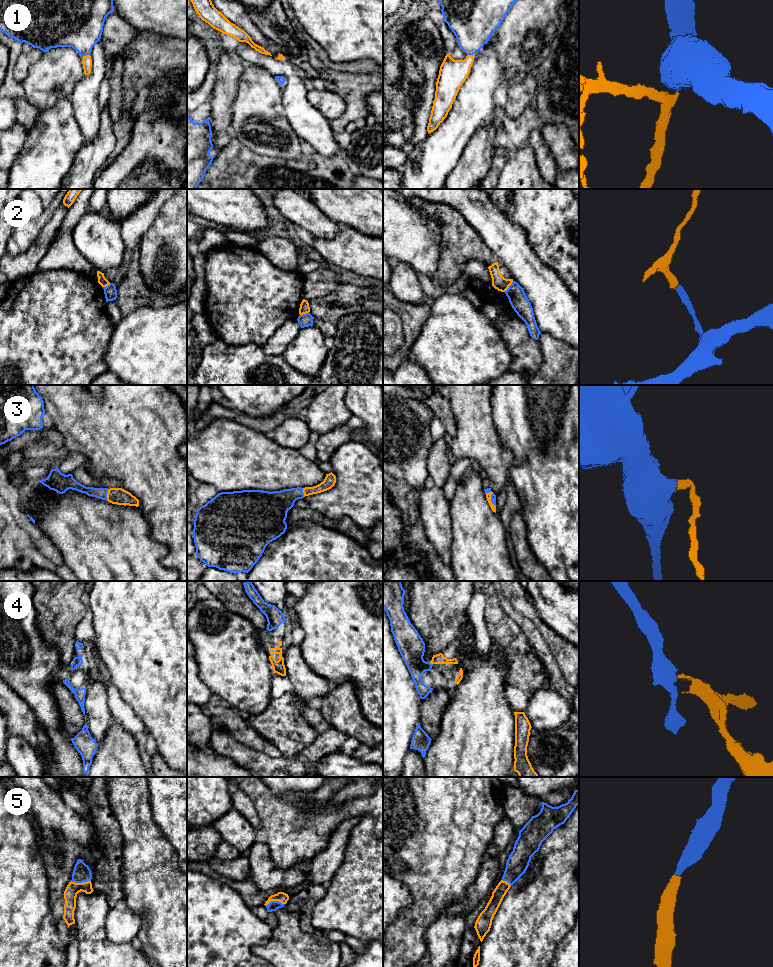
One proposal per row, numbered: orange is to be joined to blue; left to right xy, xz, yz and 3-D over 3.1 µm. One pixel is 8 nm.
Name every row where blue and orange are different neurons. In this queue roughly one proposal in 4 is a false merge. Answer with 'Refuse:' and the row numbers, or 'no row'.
Refuse: 2

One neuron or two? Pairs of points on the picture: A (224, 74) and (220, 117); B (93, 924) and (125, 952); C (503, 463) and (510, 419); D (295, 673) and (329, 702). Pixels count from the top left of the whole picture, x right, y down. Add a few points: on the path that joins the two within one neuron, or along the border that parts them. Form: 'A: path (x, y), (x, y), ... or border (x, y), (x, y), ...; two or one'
A: path (224, 85), (224, 96), (221, 106); one
B: path (93, 935), (109, 952), (114, 952); one
C: border (496, 426), (501, 444), (512, 453), (509, 471); two
D: path (304, 680), (310, 686), (317, 687), (323, 693); one

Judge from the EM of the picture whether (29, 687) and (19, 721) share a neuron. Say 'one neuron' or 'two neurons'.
two neurons

